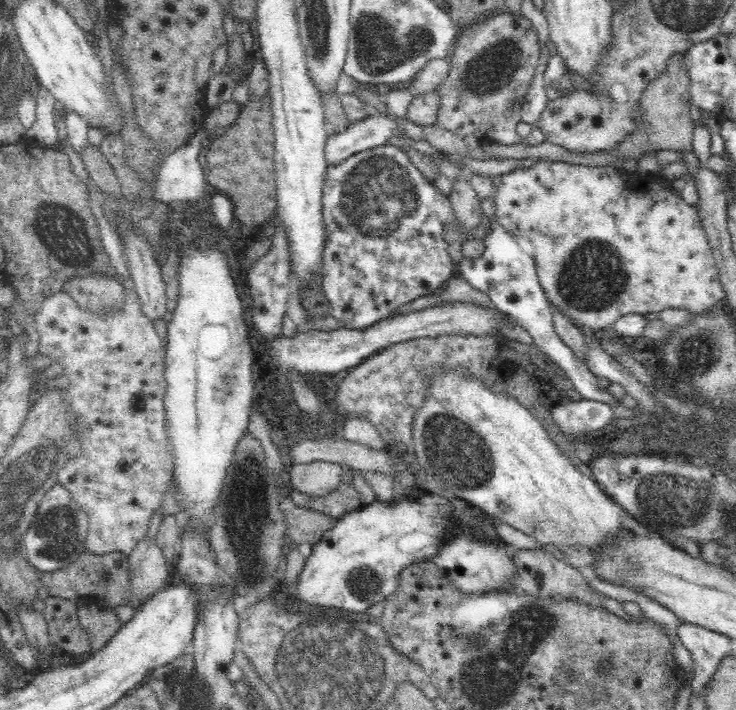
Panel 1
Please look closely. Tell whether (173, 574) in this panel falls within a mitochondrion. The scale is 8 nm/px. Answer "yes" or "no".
no

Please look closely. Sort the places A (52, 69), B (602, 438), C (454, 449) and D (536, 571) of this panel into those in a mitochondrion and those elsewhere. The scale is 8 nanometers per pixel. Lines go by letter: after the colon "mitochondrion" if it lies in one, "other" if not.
A: other
B: other
C: mitochondrion
D: other

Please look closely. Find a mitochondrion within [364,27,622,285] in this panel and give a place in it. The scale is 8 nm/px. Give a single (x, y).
(491, 72)

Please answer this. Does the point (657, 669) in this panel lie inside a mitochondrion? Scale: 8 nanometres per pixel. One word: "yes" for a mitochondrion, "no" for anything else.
no

